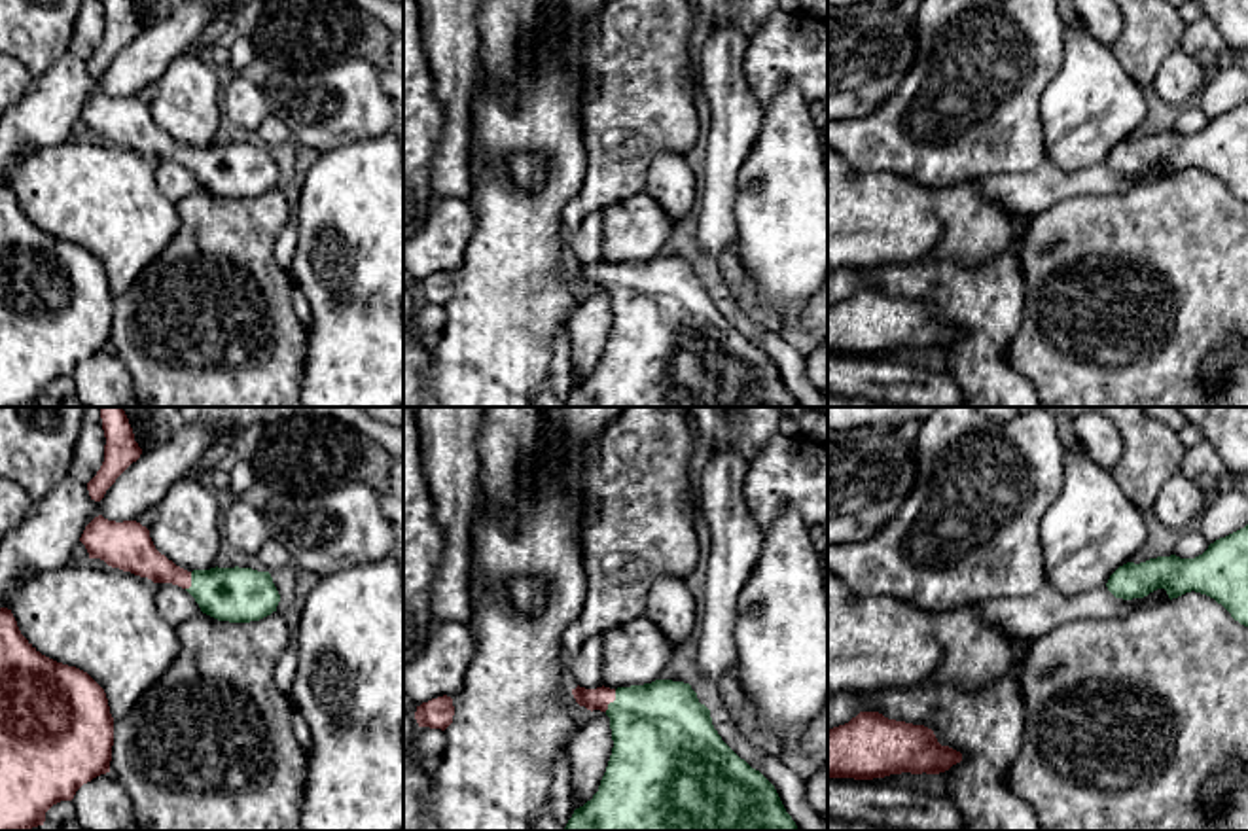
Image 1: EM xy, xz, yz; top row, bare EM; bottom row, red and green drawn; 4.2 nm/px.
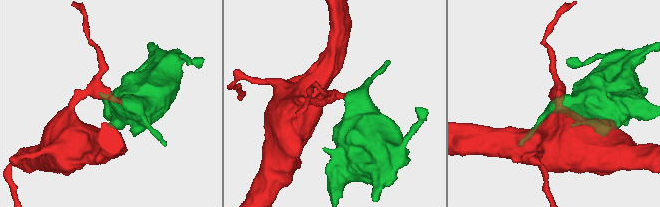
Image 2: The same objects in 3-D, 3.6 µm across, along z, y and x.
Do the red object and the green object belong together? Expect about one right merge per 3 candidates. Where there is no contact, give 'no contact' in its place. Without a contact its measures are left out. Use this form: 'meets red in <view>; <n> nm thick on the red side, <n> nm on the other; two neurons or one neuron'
meets red in xz; 100 nm thick on the red side, 420 nm on the other; one neuron

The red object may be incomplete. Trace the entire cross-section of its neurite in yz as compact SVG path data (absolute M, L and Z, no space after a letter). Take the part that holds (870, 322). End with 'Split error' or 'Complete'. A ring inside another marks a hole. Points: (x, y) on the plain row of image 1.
M860 288L848 299L828 305L828 354L873 356L890 350L939 350L962 337L962 329L941 322L932 305Z. Complete

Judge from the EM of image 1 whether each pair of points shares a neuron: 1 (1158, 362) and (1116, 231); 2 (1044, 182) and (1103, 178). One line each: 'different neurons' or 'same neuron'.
1: same neuron
2: same neuron

